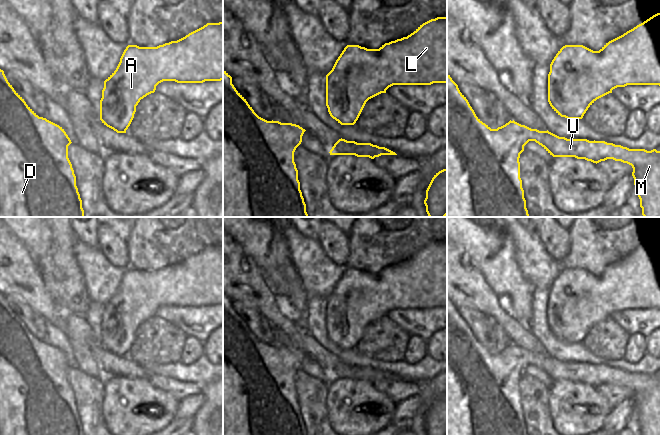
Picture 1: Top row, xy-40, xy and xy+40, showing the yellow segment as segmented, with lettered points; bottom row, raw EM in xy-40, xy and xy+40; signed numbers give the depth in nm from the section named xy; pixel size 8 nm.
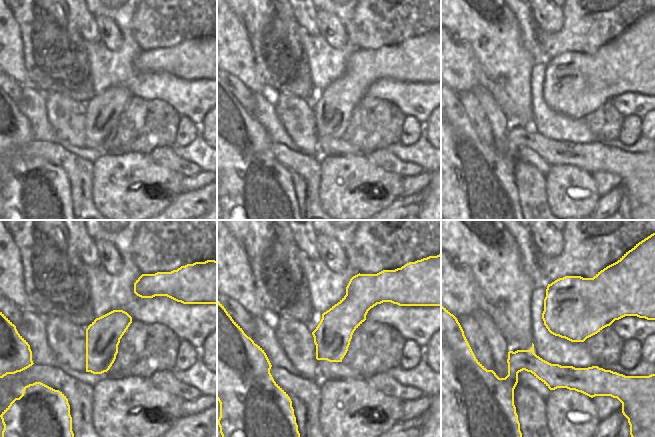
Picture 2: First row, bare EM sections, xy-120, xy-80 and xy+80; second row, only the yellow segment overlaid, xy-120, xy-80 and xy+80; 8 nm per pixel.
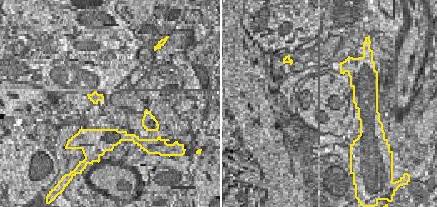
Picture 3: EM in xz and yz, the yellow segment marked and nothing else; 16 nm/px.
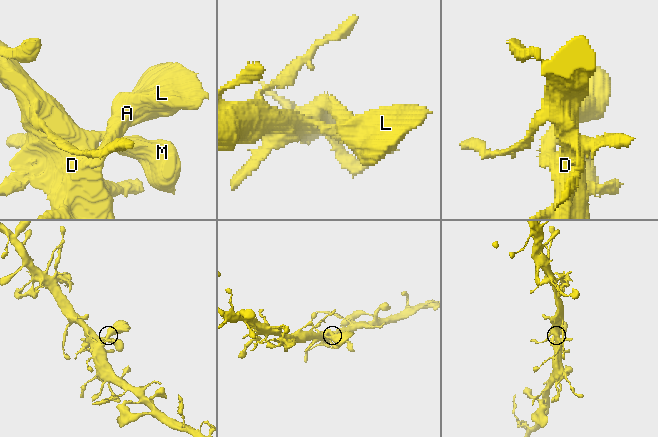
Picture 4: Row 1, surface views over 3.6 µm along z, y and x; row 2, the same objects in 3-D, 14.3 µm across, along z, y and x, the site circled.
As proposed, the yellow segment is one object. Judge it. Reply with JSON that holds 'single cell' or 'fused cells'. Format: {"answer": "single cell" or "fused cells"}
{"answer": "single cell"}

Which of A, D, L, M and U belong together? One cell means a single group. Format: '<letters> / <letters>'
A D L M U

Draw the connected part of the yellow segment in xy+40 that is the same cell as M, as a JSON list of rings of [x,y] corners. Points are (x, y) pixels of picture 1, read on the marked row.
[[[447,73],[447,217],[530,217],[526,208],[522,180],[520,178],[520,154],[529,141],[541,145],[553,157],[575,157],[593,163],[607,159],[621,161],[632,166],[634,185],[638,186],[638,197],[644,217],[660,217],[660,151],[653,149],[629,149],[605,141],[567,139],[551,132],[531,129],[509,121],[497,129],[491,129],[475,114],[458,85]]]

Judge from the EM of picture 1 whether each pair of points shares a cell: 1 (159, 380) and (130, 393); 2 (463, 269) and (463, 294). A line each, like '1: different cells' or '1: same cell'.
1: different cells
2: same cell

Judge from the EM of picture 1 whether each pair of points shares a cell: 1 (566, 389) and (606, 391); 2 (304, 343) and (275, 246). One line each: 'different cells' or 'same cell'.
1: different cells
2: different cells

